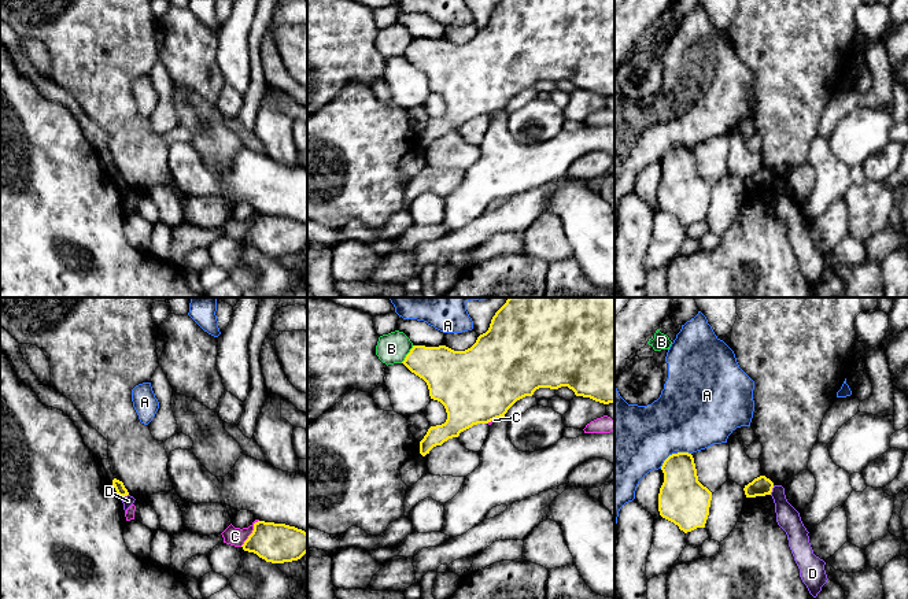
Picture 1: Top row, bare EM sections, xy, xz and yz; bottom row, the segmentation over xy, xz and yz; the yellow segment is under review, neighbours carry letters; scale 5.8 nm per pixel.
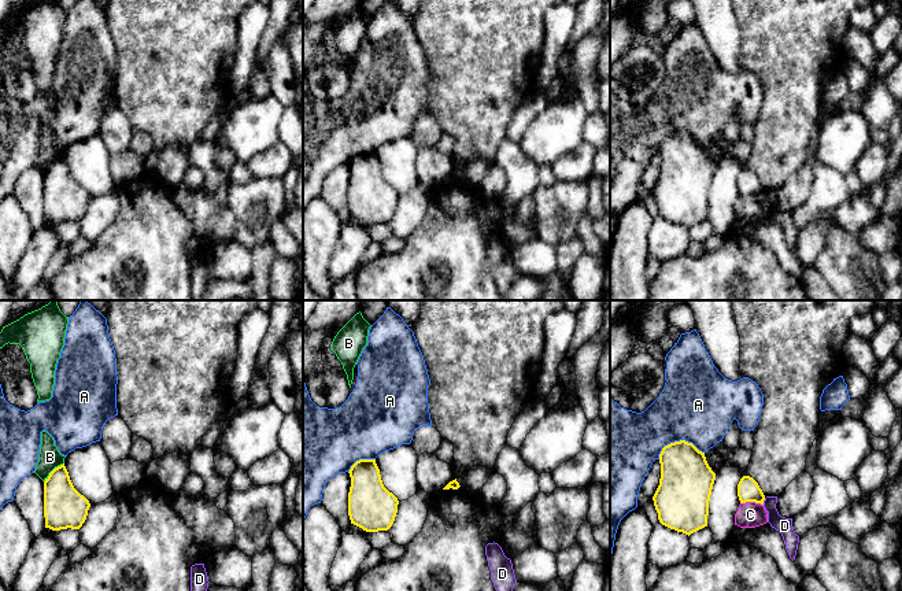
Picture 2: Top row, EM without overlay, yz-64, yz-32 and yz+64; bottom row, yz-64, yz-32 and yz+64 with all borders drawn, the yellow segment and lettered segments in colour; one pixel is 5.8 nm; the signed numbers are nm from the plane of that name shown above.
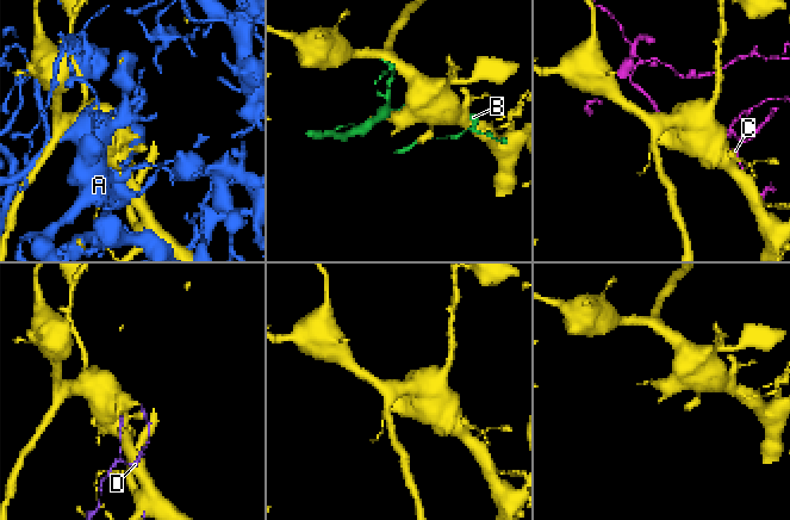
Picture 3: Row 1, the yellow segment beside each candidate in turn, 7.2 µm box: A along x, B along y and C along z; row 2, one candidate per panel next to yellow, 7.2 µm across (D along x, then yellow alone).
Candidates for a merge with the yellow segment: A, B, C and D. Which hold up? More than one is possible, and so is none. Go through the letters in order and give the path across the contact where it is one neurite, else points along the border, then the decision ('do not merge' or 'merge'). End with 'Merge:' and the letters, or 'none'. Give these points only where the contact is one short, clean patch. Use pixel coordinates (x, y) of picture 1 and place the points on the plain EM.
A: do not merge
B: do not merge
C: do not merge
D: do not merge
Merge: none

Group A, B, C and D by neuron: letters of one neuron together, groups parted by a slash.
A / B / C / D

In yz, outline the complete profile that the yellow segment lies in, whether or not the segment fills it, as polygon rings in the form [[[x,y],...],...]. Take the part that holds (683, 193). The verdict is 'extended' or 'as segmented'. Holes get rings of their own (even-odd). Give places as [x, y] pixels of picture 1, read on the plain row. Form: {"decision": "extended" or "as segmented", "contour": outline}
{"decision": "as segmented", "contour": [[[672,147],[664,154],[661,163],[664,175],[658,186],[660,208],[684,226],[705,221],[712,185],[698,174],[693,148]]]}

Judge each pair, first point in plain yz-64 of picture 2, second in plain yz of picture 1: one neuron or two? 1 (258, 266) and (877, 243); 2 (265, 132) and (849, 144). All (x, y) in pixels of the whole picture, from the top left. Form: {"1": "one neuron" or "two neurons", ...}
{"1": "one neuron", "2": "one neuron"}

